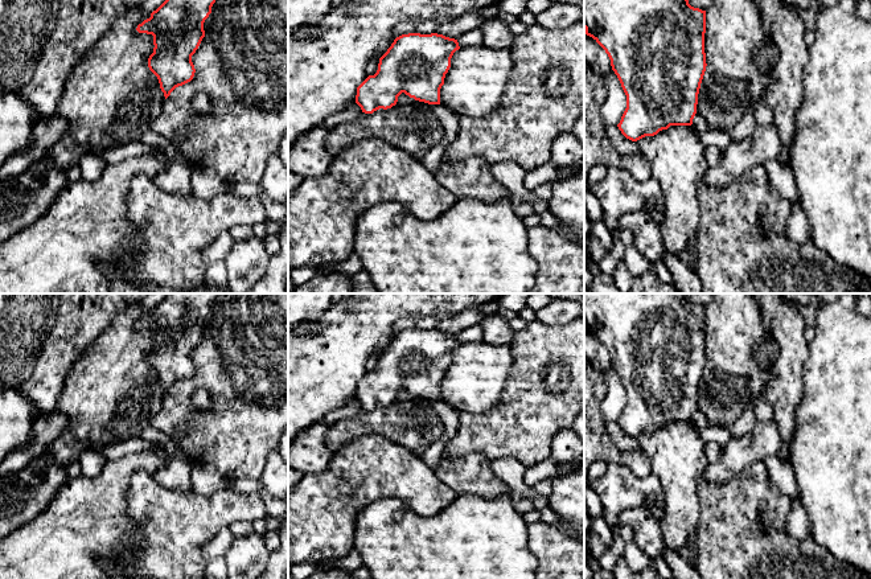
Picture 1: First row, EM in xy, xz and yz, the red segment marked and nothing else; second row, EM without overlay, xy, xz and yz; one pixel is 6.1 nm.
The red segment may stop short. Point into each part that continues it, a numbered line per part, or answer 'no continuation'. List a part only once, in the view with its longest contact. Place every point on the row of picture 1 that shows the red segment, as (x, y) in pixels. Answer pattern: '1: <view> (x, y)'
no continuation

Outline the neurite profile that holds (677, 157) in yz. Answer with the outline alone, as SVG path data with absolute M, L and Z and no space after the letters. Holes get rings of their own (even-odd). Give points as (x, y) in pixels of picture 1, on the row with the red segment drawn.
M670 126L636 143L650 163L652 177L661 186L663 249L681 258L694 246L699 223L698 188L710 168L704 145L693 126Z

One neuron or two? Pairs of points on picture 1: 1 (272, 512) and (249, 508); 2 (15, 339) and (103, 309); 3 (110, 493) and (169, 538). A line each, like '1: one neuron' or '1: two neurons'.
1: two neurons
2: two neurons
3: two neurons

